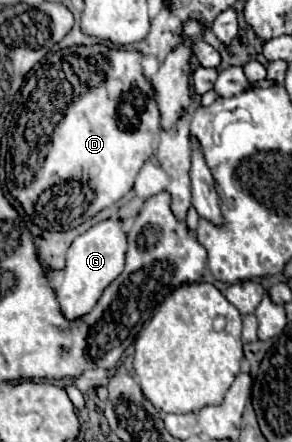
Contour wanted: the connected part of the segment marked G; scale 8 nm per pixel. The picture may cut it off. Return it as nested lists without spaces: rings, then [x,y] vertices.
[[[108,218],[98,222],[72,242],[66,254],[66,264],[62,270],[56,272],[52,282],[62,314],[66,318],[80,318],[94,308],[104,288],[124,270],[126,248],[128,236],[122,230],[120,218]]]

